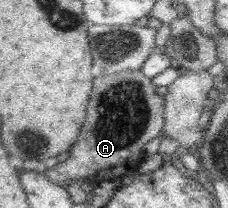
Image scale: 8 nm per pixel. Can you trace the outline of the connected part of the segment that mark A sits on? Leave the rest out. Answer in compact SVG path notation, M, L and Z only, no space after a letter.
M139 69L122 71L119 74L105 74L103 71L99 77L95 77L93 91L89 95L89 105L87 105L87 117L81 126L78 141L71 147L69 157L63 163L59 162L50 169L43 168L46 177L55 185L66 188L74 179L86 179L94 185L99 181L120 178L122 175L131 178L137 175L140 163L147 156L143 145L164 133L164 99L155 92L155 88L152 79Z

